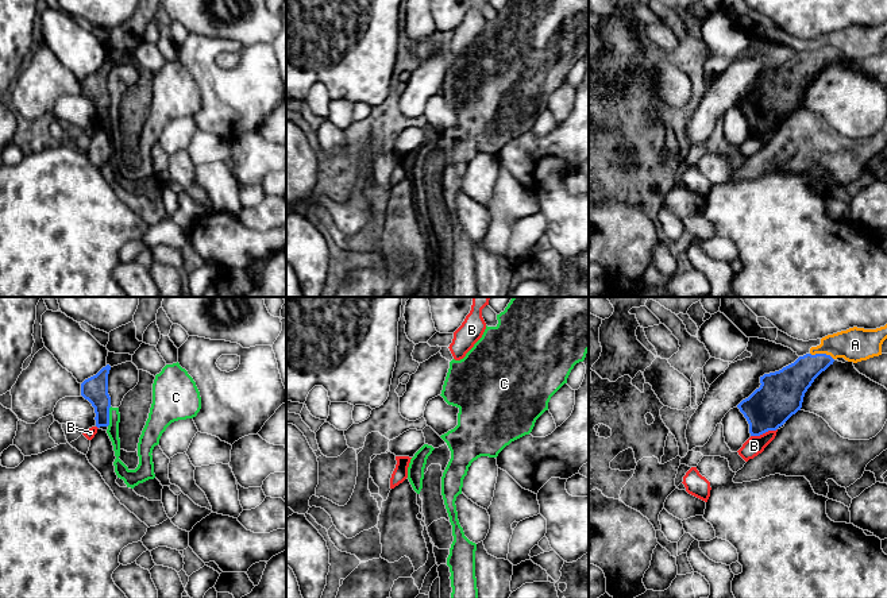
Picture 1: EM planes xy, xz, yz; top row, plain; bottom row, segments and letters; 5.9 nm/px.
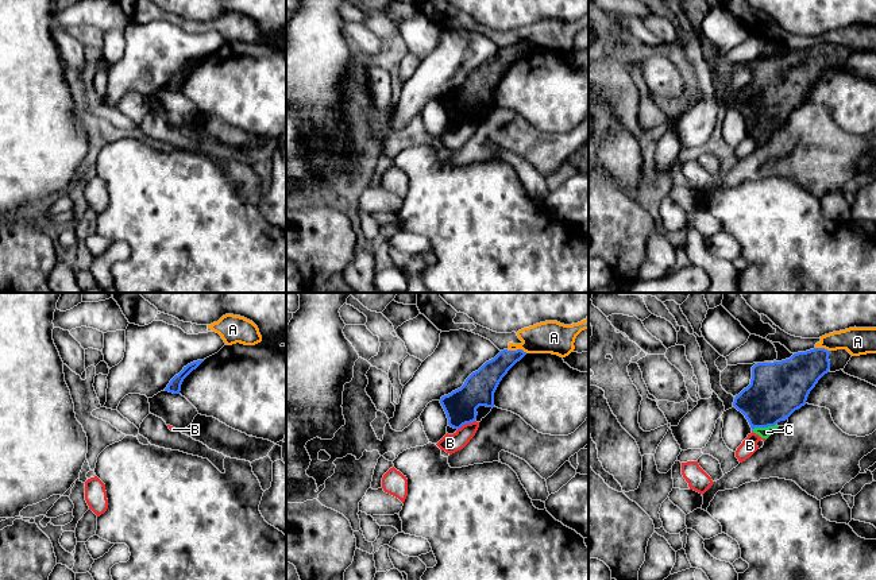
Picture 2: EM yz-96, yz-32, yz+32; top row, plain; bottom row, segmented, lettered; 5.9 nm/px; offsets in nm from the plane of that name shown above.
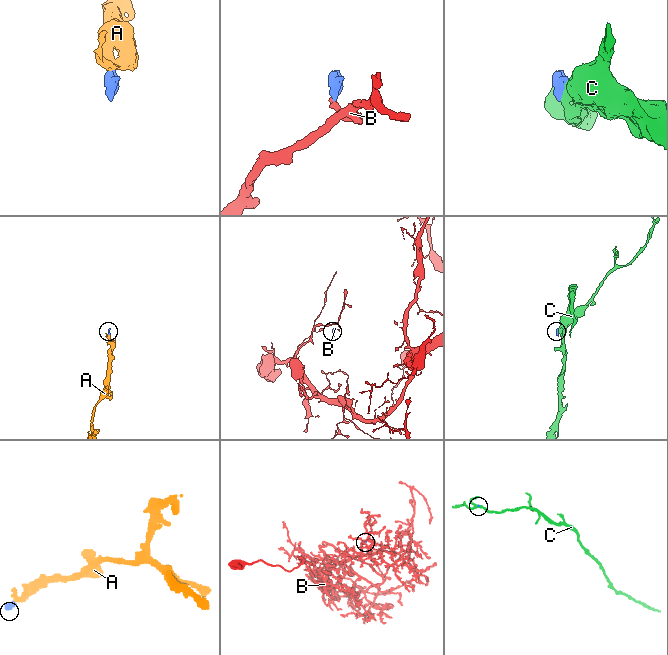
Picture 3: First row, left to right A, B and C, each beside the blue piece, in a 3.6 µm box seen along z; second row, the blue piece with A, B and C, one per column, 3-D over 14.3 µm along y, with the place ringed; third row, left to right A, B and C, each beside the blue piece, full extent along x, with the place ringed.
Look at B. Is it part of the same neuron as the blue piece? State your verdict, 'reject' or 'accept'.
reject

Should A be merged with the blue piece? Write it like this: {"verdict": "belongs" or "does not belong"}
{"verdict": "belongs"}

